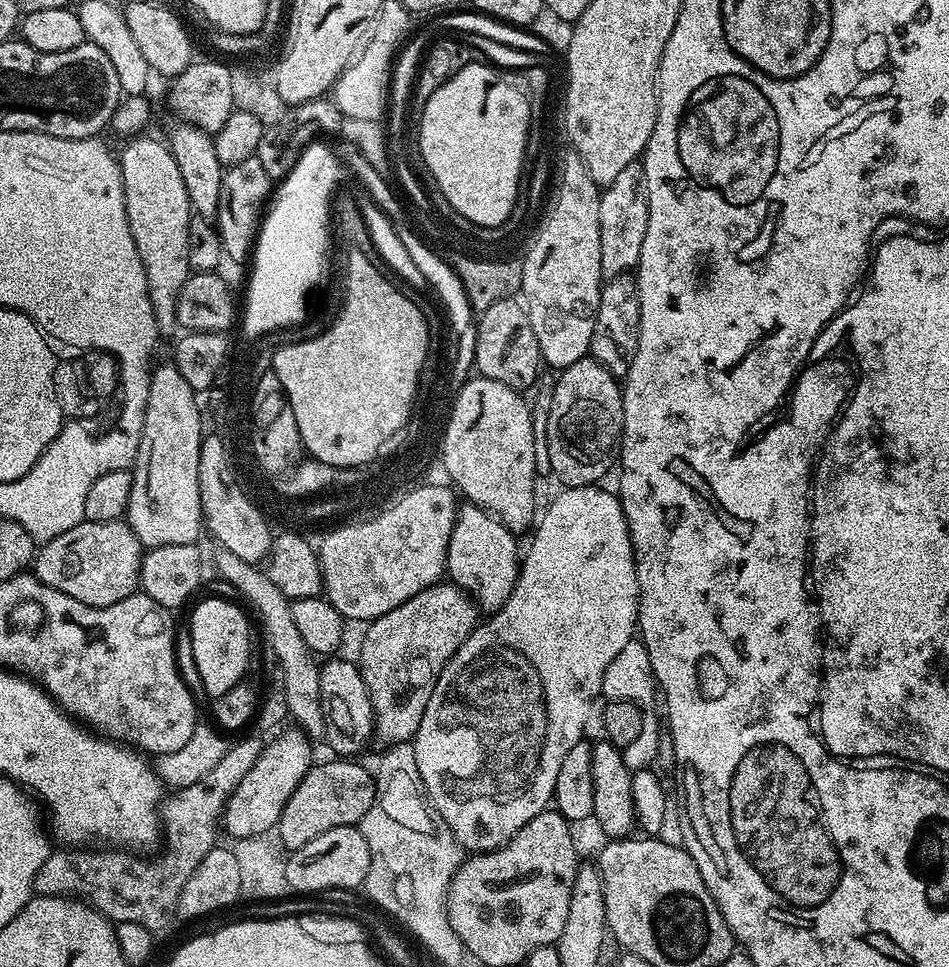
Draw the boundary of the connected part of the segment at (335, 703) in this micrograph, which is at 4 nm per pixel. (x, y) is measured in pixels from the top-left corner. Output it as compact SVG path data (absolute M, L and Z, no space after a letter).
M332 658L320 664L320 709L324 715L323 739L340 758L356 758L374 736L374 717L370 694L355 663Z

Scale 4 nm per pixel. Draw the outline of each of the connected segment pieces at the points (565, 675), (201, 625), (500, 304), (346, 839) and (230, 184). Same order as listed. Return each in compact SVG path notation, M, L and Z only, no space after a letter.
M587 484L577 488L564 488L549 502L548 509L539 513L538 523L531 533L532 541L528 544L528 552L526 548L523 553L520 573L510 598L506 598L504 605L485 619L488 620L485 624L484 621L477 623L466 642L462 642L460 649L448 659L447 666L436 679L430 702L426 702L426 714L422 714L422 722L411 741L418 762L418 774L424 783L425 792L428 793L428 799L437 816L443 818L465 853L493 852L496 848L501 848L518 830L522 830L522 826L530 822L530 818L545 811L553 803L562 758L566 758L570 746L581 743L583 736L580 735L583 734L584 723L592 712L592 703L596 696L598 700L601 695L602 674L606 674L606 666L610 666L610 661L625 648L626 642L630 642L637 635L640 591L636 577L636 559L632 553L632 539L628 533L628 523L619 495L615 491L607 492L600 487L604 486Z
M204 600L192 612L192 660L196 663L196 676L200 684L215 698L226 694L240 680L249 675L248 663L252 660L252 632L248 629L245 609L228 600Z
M509 298L494 302L489 309L479 313L476 320L476 359L474 368L479 375L490 378L494 382L502 382L502 386L510 386L515 392L523 393L540 376L542 361L538 338L534 338L534 326L530 326L527 307L519 299Z
M338 826L334 830L326 830L326 834L318 834L318 838L310 838L310 842L306 842L306 846L293 851L285 859L284 864L285 881L289 883L293 893L321 894L332 888L356 890L363 885L366 874L370 870L370 846L366 846L366 838L360 833L359 827Z
M256 155L225 167L224 177L218 186L218 210L214 217L216 228L220 231L220 244L223 255L240 264L253 255L254 245L266 212L266 205L274 192L274 182L266 174L262 162Z

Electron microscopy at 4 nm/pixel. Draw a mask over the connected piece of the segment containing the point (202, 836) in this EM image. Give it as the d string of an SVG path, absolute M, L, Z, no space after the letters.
M240 740L237 744L233 743L226 750L226 754L222 754L218 766L214 766L210 774L212 788L208 782L191 784L179 789L169 800L167 797L159 805L158 811L162 821L160 856L154 857L153 860L143 860L140 857L143 855L133 854L128 850L60 850L64 852L52 850L49 851L46 862L42 862L42 870L38 870L34 878L33 893L38 896L79 898L84 903L91 904L96 911L116 924L138 922L138 926L146 926L146 930L150 930L153 934L159 933L159 928L166 927L171 922L172 916L177 915L176 907L182 894L182 886L186 886L190 874L198 870L198 862L202 862L202 858L206 858L206 854L210 854L210 850L217 847L216 830L218 832L221 829L224 807L228 805L228 799L234 794L238 782L242 782L242 778L250 774L250 766L258 762L261 747L261 741L256 740Z

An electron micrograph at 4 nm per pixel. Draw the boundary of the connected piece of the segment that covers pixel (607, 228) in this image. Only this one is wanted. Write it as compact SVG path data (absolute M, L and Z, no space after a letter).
M639 163L626 166L618 178L600 193L598 202L598 254L601 255L601 277L611 278L631 273L640 263L642 238L646 238L648 202L642 198L644 170Z

